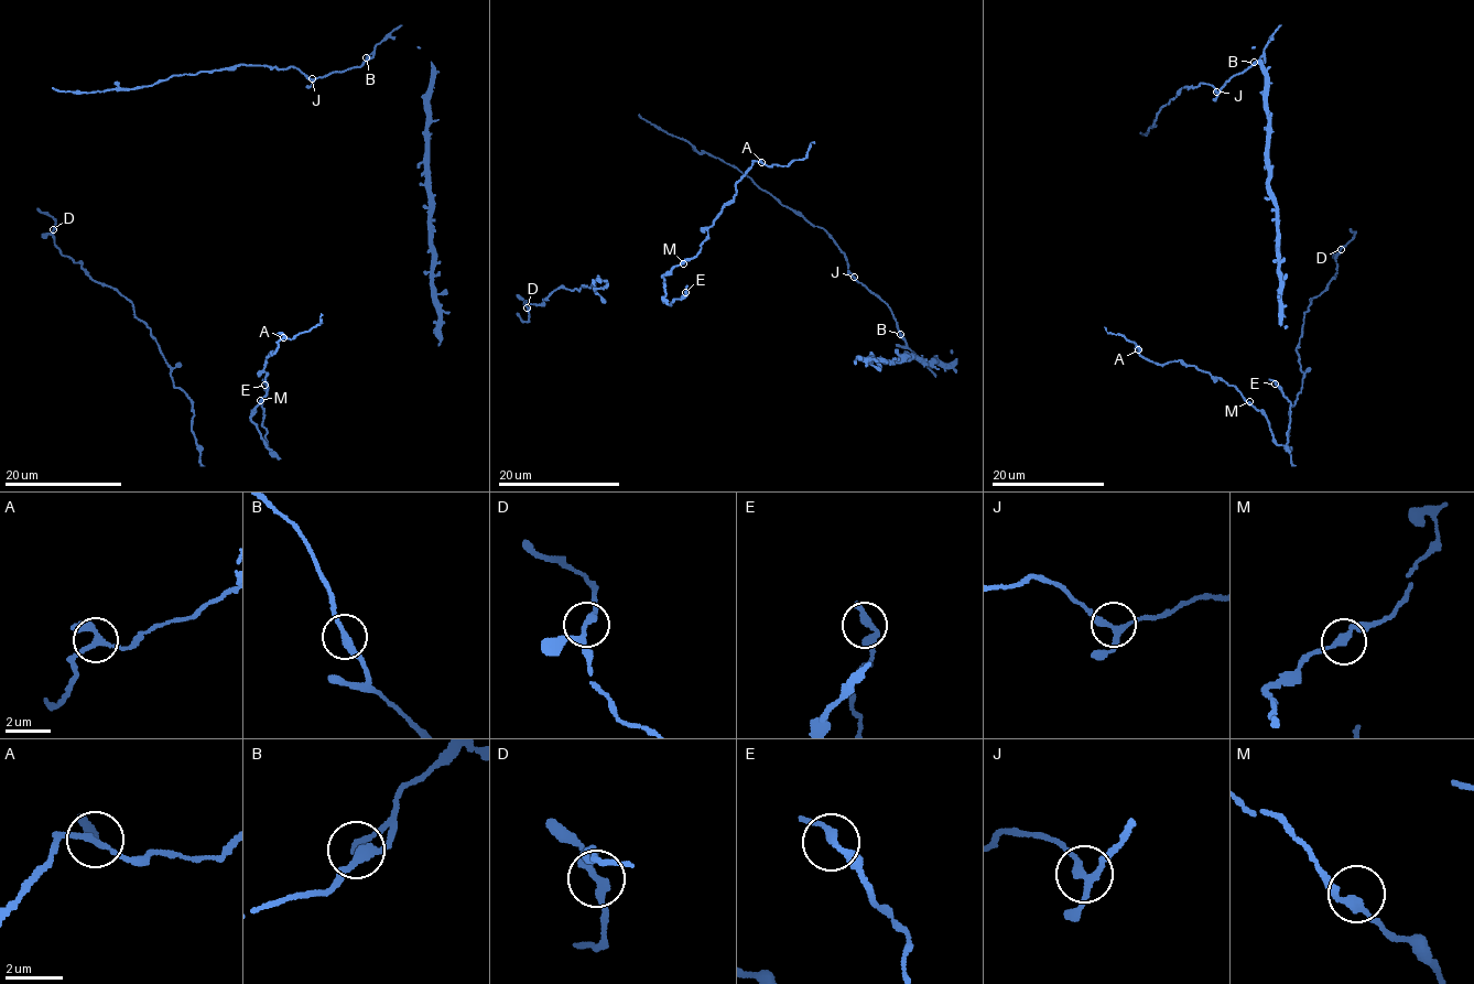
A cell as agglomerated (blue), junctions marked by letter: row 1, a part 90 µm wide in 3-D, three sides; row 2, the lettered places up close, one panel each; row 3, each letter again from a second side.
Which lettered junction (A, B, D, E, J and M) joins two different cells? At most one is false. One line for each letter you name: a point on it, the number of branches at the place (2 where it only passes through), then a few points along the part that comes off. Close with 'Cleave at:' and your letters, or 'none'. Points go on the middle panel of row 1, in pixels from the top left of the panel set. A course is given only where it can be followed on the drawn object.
Cleave at: none

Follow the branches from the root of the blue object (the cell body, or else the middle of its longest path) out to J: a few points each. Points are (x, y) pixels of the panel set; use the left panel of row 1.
J: (368, 60), (356, 67), (312, 78)

